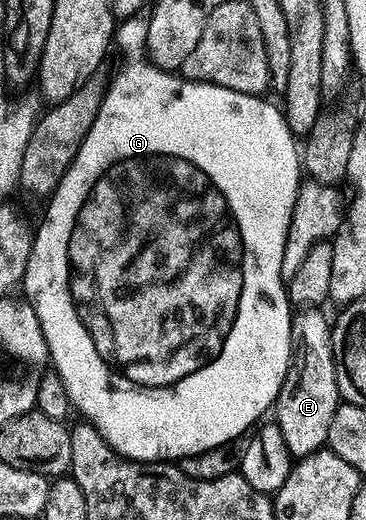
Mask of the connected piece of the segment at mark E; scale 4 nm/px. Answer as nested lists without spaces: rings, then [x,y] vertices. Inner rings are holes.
[[[307,307],[292,316],[291,366],[287,368],[285,383],[273,406],[274,424],[278,425],[281,435],[285,435],[285,447],[295,459],[307,457],[326,446],[329,423],[333,423],[333,415],[341,403],[331,342],[332,322],[319,312],[323,311]]]

